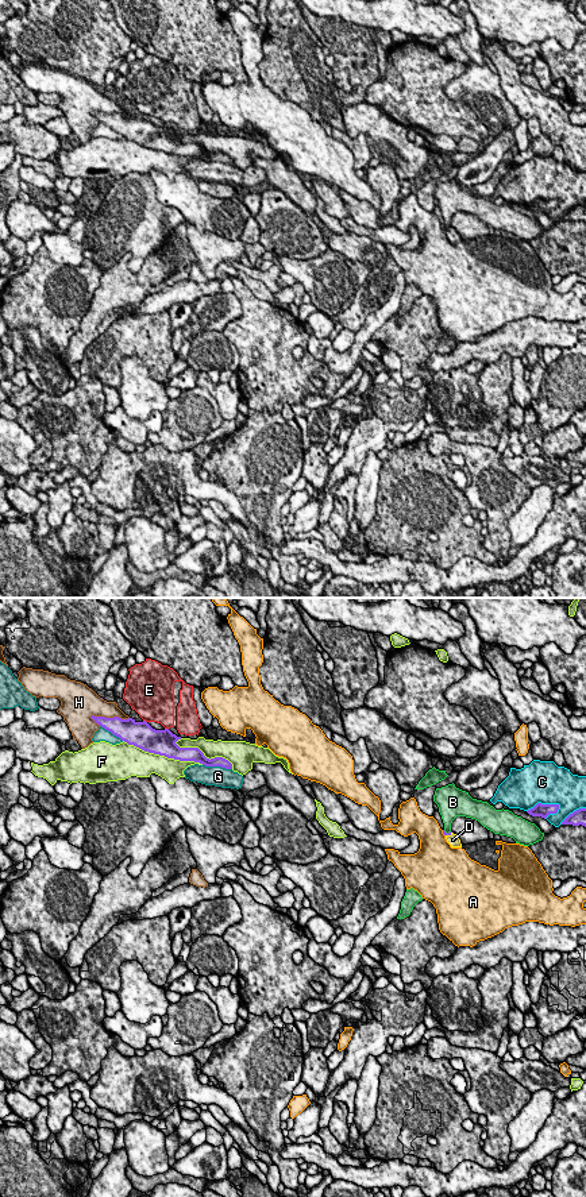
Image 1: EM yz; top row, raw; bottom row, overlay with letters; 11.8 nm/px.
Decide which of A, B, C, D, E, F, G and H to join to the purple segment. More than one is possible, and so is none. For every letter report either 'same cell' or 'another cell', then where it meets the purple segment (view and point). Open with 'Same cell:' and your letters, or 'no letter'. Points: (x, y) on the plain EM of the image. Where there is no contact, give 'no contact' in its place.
Same cell: D
A: another cell | yz (443, 228)
B: another cell | yz (446, 228)
C: another cell | yz (543, 200)
D: same cell | yz (448, 230)
E: another cell | yz (145, 116)
F: another cell | yz (164, 150)
G: another cell | yz (218, 161)
H: another cell | yz (110, 114)

